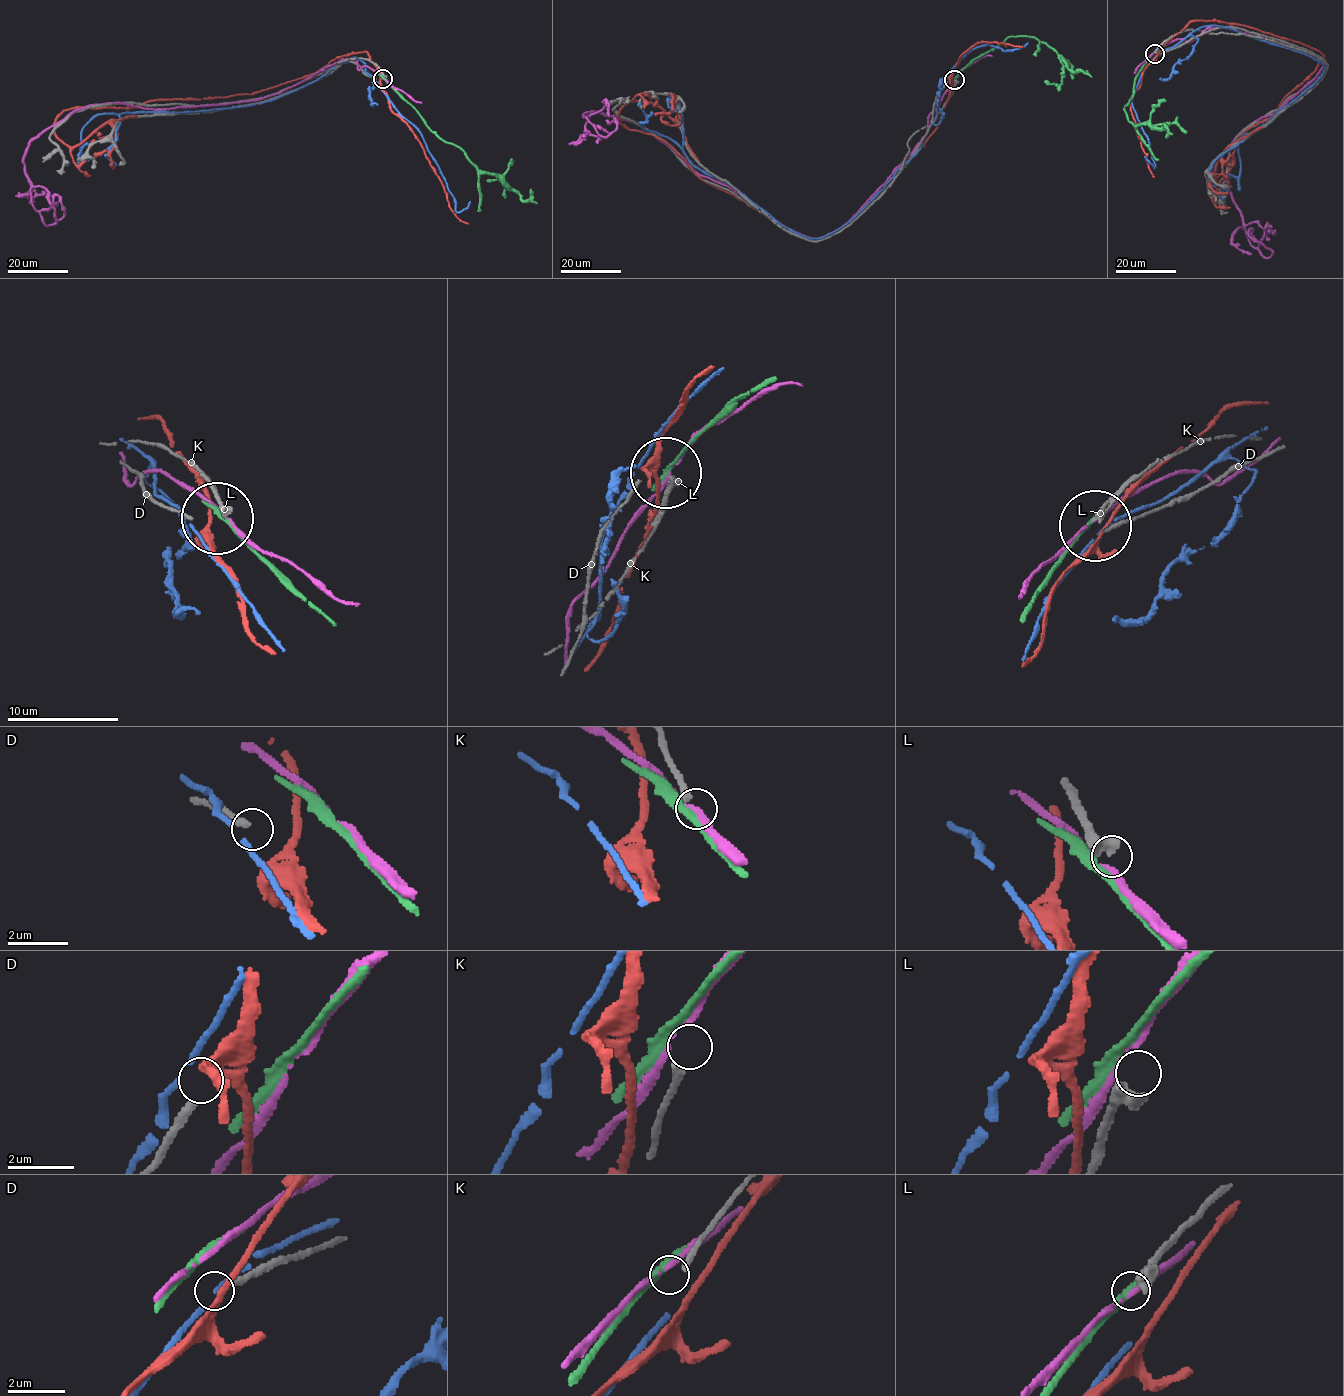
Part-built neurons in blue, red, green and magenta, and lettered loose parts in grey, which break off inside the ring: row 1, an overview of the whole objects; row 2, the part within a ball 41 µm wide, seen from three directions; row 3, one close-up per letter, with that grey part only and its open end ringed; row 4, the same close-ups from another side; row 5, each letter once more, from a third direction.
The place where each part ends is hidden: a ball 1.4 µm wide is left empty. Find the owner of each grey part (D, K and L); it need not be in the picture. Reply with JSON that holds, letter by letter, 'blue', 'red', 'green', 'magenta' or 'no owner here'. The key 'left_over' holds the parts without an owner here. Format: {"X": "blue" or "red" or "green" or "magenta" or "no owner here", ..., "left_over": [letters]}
{"D": "no owner here", "K": "no owner here", "L": "no owner here", "left_over": ["D", "K", "L"]}

